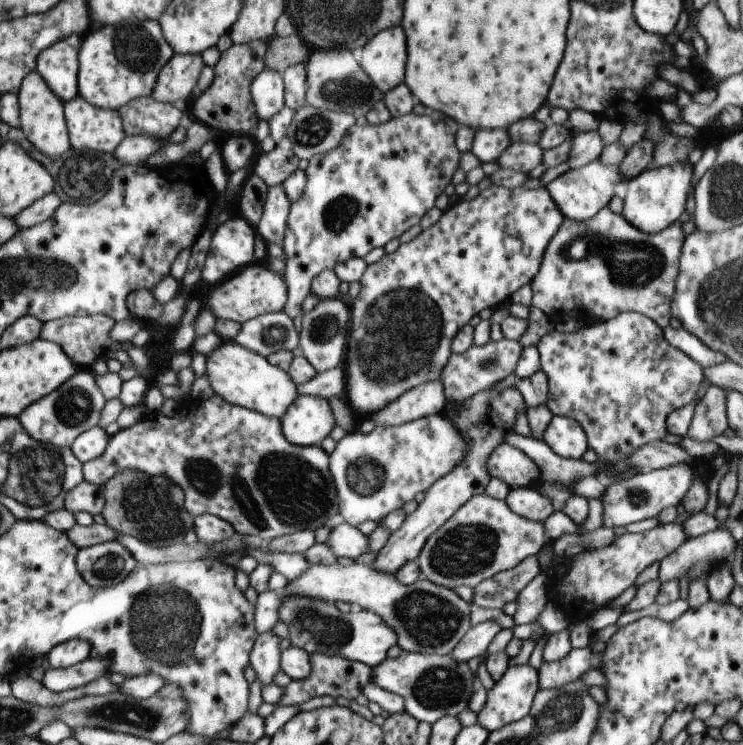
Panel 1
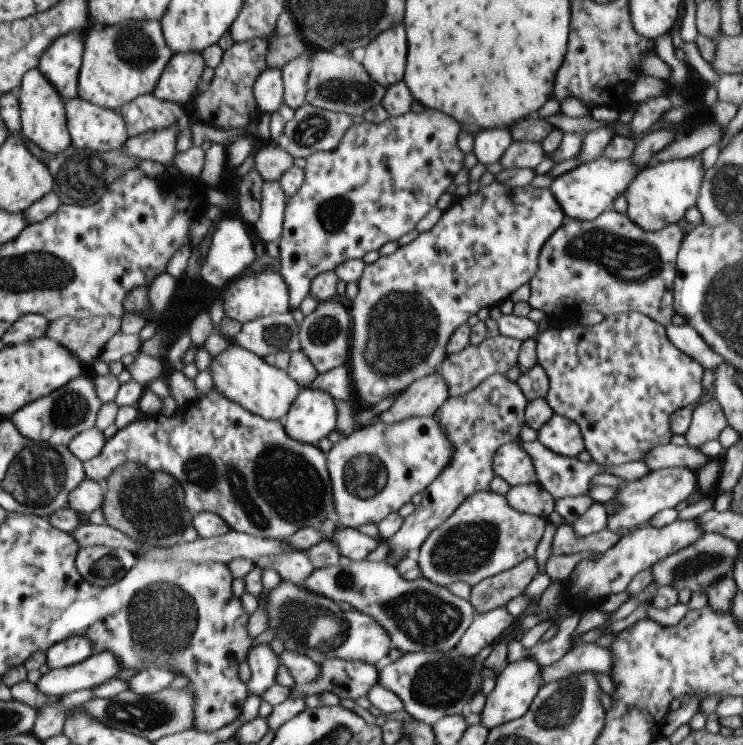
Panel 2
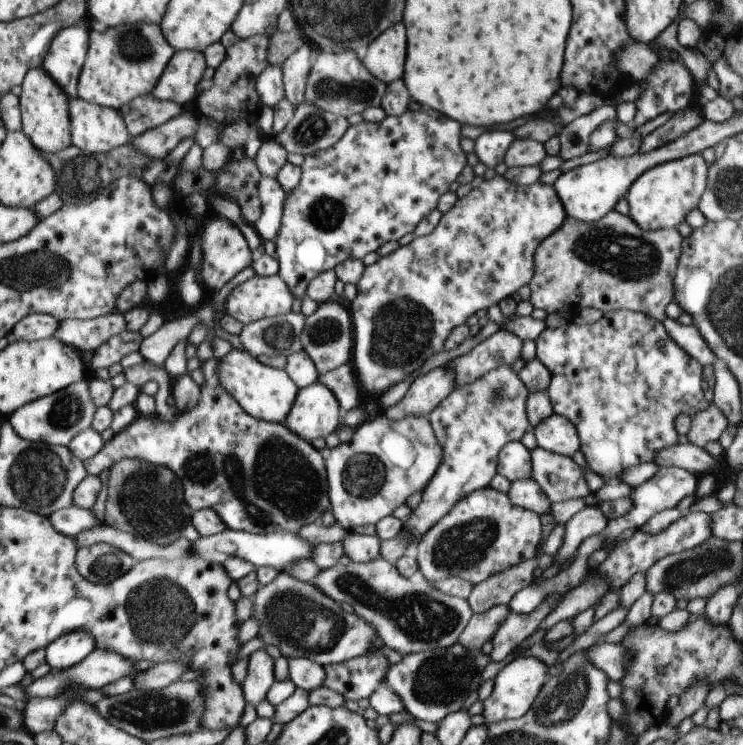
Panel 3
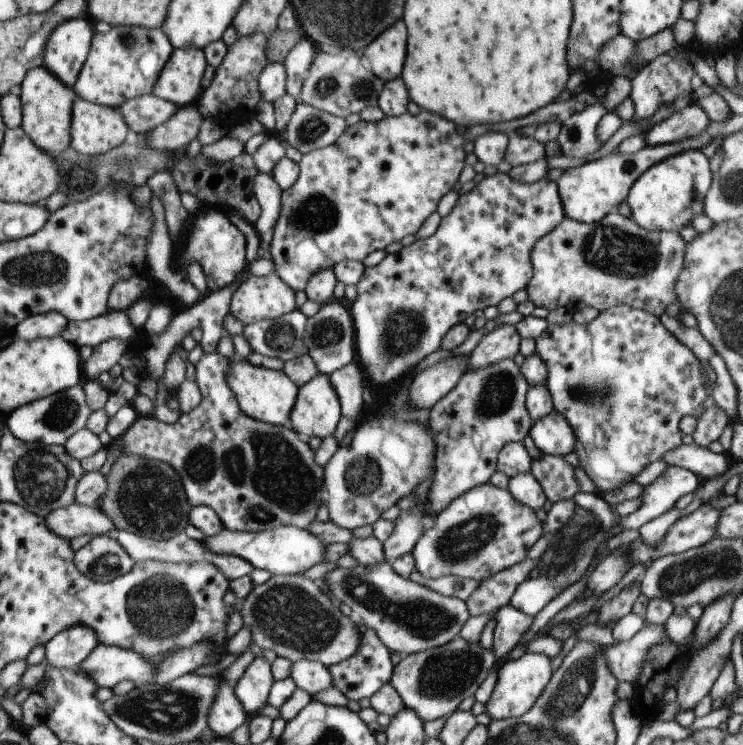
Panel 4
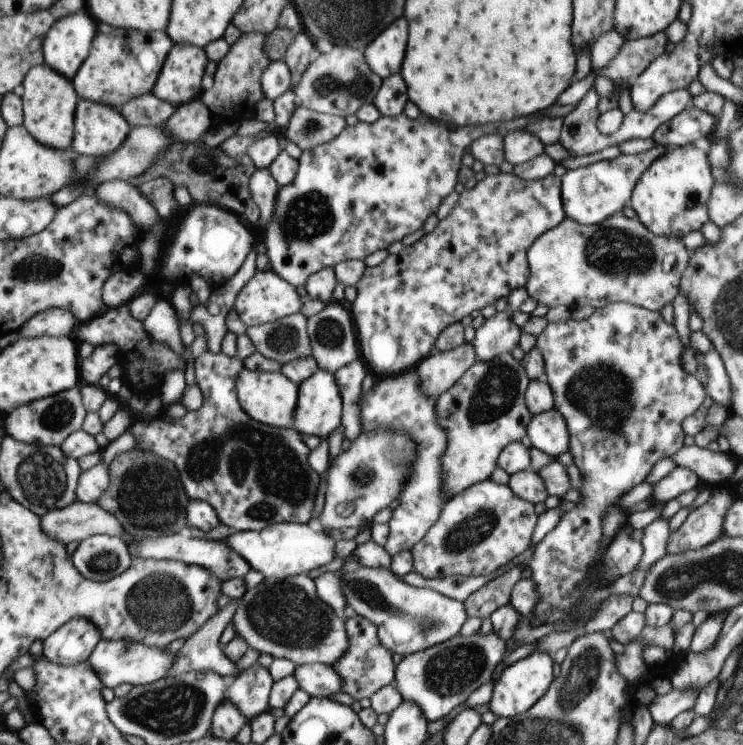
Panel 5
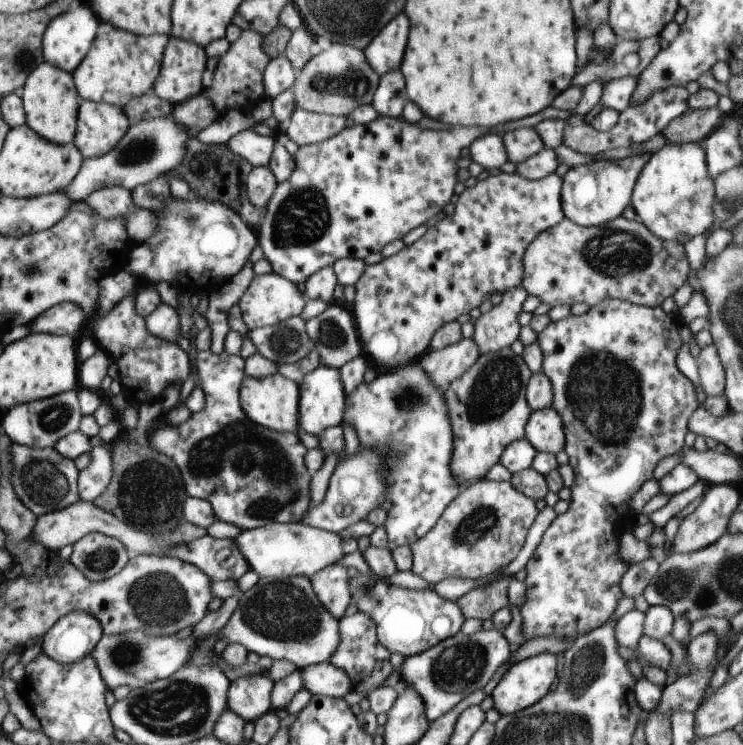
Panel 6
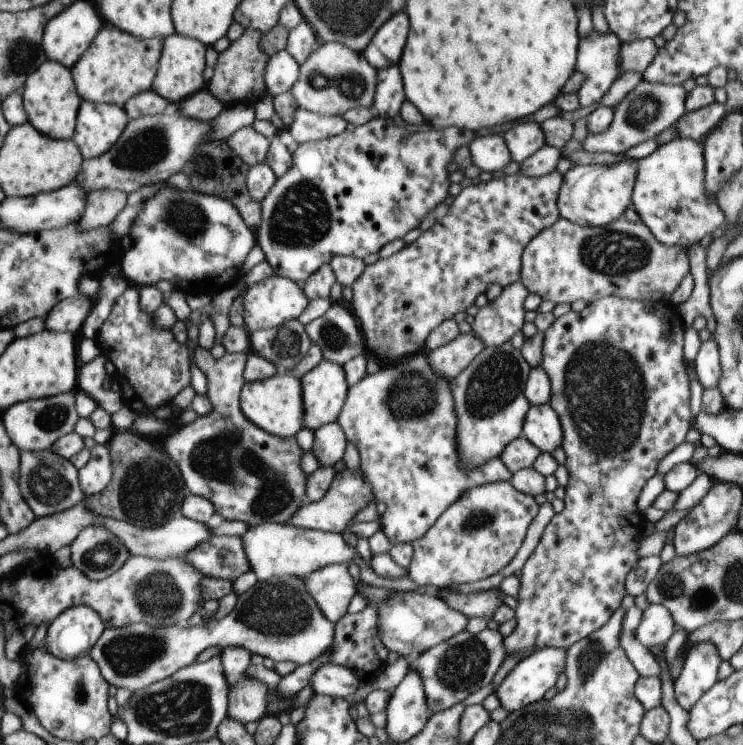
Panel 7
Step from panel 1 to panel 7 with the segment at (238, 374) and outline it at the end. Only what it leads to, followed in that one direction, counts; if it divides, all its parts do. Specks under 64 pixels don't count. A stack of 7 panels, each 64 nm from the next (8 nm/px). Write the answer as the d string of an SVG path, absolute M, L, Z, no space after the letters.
M279 371L278 374L261 381L246 382L242 387L240 403L242 412L267 433L287 439L294 437L303 428L303 400L301 379Z

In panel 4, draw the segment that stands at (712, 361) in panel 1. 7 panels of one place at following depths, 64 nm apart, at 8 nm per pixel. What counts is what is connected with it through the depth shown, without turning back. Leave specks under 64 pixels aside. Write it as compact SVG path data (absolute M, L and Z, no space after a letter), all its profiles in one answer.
M666 311L660 316L660 321L684 346L692 350L700 362L709 361L710 357L716 354L697 327L686 327L678 318L669 316Z

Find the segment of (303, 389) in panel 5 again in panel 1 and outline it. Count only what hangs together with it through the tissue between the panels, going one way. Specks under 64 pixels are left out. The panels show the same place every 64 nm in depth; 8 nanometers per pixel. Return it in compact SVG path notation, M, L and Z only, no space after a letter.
M298 395L281 418L282 434L293 445L320 446L335 422L328 399Z

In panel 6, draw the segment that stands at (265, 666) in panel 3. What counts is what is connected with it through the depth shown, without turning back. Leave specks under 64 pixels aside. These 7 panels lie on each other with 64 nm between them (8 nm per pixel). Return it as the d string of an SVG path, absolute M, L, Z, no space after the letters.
M246 675L232 681L228 708L246 722L255 721L272 710L271 692L274 681L268 675Z

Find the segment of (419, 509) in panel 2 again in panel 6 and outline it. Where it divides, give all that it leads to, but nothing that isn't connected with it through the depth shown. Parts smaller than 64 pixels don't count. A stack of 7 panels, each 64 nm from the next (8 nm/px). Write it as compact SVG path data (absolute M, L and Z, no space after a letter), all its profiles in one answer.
M510 347L480 355L478 360L443 391L453 432L453 456L450 470L461 487L484 479L487 472L499 462L502 452L511 443L525 438L525 426L533 411L527 404L525 392L531 372L524 359Z

